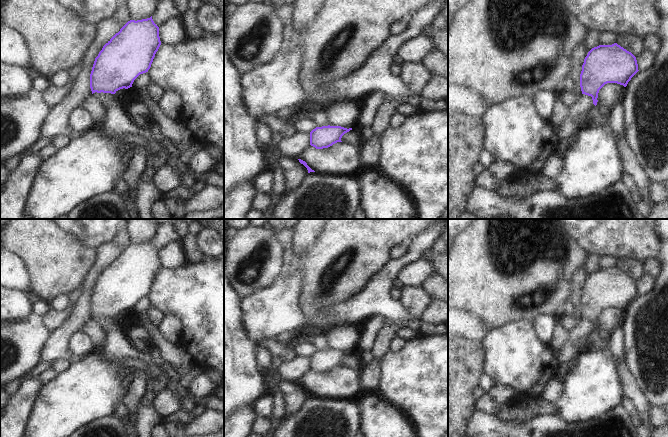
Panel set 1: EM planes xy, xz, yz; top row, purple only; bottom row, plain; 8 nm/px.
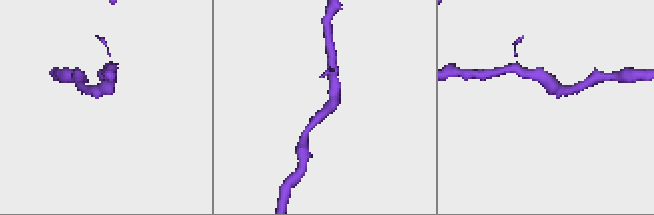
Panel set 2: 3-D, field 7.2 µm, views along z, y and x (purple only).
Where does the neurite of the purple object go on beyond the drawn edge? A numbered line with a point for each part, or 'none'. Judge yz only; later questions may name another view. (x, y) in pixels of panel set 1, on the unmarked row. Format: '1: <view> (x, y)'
none

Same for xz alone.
none

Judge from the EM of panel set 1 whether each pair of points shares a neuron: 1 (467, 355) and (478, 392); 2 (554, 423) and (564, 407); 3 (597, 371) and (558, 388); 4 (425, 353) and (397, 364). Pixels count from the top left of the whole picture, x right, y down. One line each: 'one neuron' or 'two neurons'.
1: two neurons
2: two neurons
3: two neurons
4: one neuron

